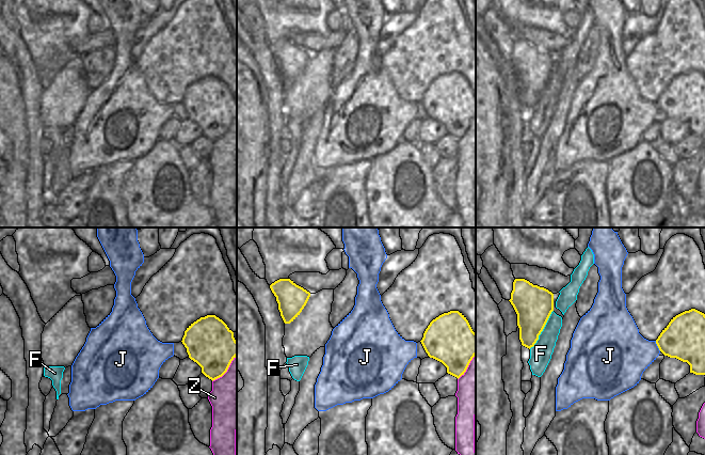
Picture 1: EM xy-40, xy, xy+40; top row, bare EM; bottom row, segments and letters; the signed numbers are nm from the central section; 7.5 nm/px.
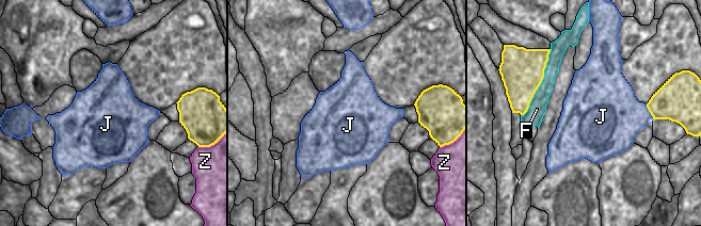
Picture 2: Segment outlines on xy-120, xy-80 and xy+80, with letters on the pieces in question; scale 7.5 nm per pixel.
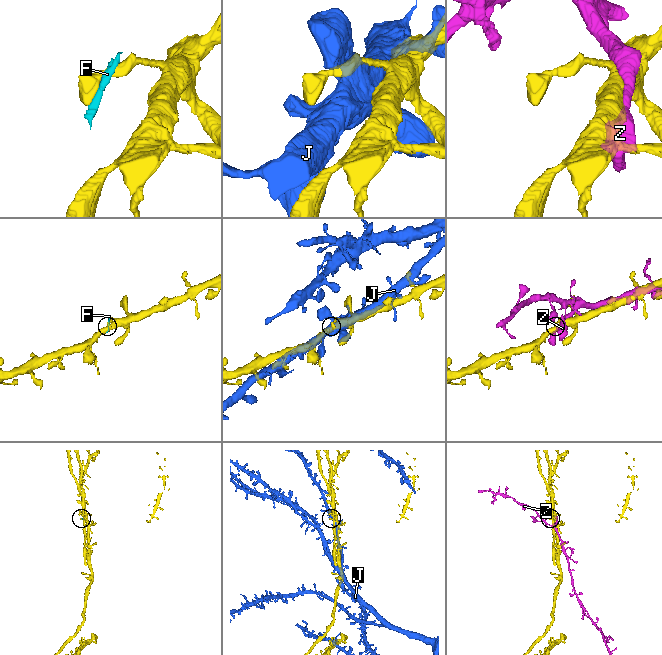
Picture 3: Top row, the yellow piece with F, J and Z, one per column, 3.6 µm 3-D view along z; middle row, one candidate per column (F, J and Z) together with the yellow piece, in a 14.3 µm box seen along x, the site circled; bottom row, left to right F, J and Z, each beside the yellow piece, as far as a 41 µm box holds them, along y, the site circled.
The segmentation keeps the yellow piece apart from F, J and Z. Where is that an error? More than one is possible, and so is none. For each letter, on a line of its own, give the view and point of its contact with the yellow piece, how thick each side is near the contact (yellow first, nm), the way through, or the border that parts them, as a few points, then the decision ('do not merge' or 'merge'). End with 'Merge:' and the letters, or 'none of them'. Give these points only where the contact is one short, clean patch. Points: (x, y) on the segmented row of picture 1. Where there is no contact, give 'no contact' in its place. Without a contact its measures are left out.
F: meets yellow in xy+40 at (542, 330); 280 nm thick on the yellow side, 160 nm on the other; do not merge
J: meets yellow in xy+40 at (657, 345); 320 nm thick on the yellow side, 380 nm on the other; do not merge
Z: meets yellow in xy-40 at (227, 369); 360 nm thick on the yellow side, 380 nm on the other; do not merge
Merge: none of them

